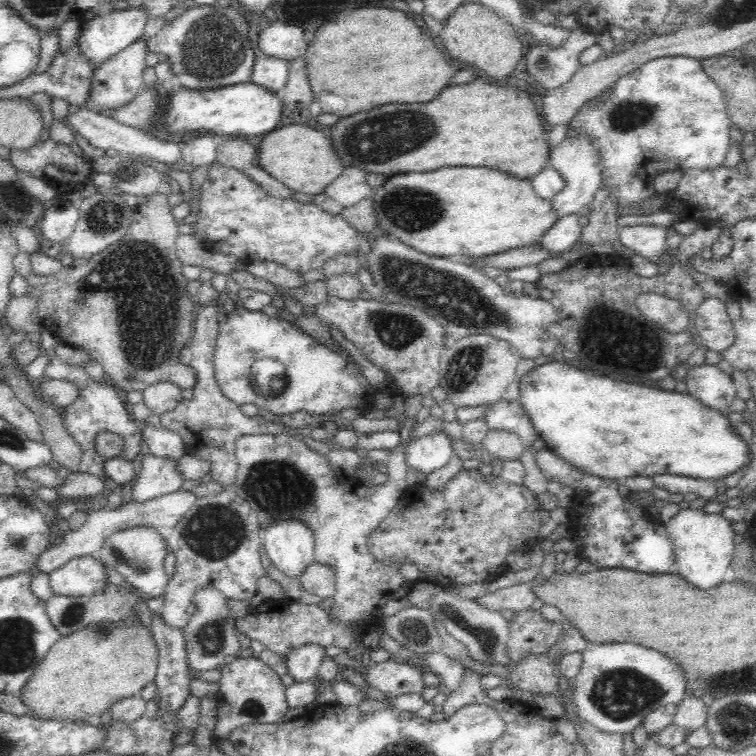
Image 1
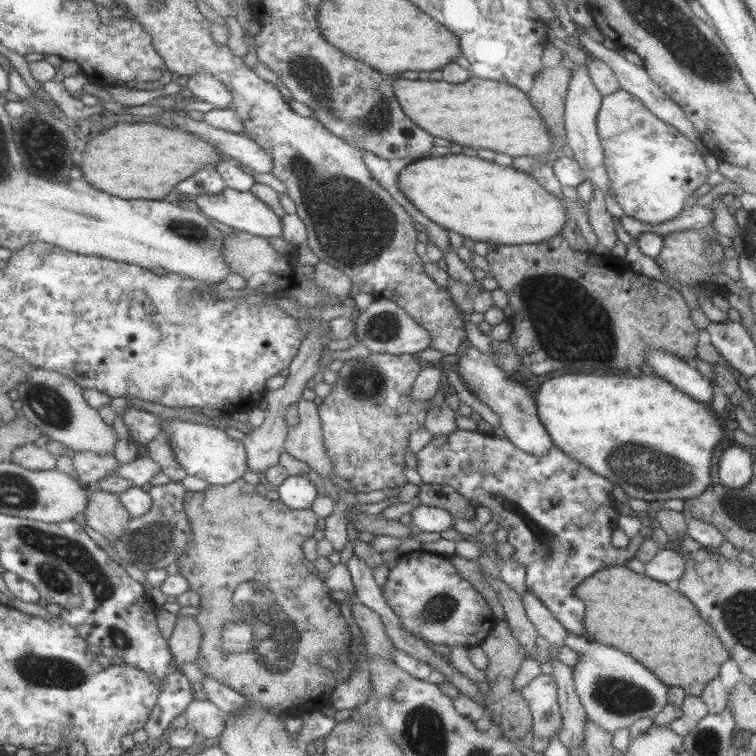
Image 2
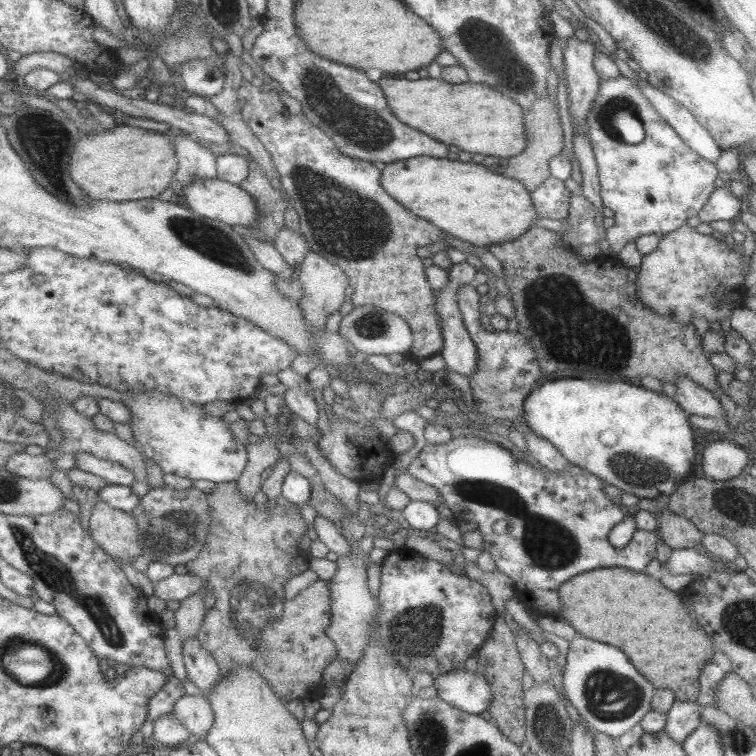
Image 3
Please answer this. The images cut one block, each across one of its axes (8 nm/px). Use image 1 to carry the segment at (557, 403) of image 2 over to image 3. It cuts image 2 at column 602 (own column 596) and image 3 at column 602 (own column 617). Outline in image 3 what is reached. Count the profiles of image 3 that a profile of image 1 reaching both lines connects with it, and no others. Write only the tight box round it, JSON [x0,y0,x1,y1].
[524,378,695,499]

